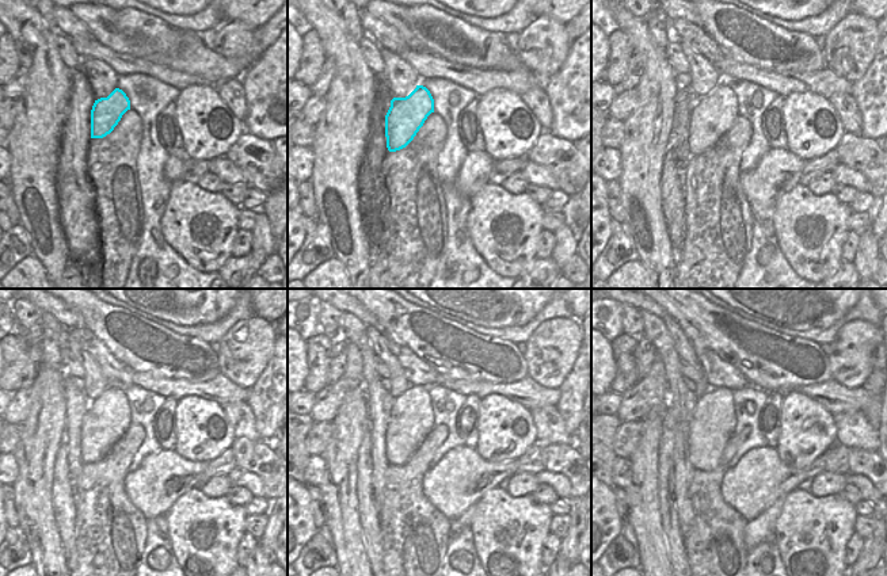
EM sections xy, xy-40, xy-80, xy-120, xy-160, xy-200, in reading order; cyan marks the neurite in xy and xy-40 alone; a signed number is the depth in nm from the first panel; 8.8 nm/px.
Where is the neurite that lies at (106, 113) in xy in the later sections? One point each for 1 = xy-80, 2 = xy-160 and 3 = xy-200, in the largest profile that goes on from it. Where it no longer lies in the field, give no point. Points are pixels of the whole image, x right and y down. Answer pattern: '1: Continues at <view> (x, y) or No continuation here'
1: Continues at xy-80 (712, 115)
2: Continues at xy-160 (411, 420)
3: Continues at xy-200 (714, 420)

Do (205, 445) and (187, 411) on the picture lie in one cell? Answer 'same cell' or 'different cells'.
same cell

